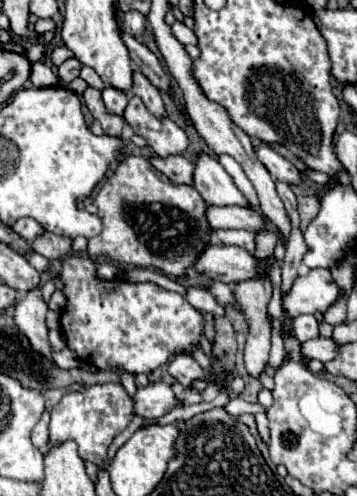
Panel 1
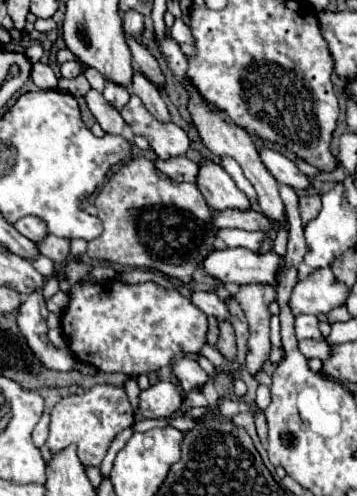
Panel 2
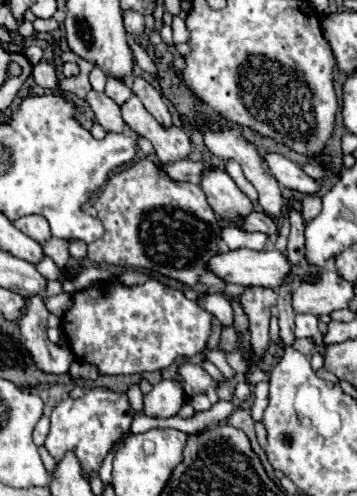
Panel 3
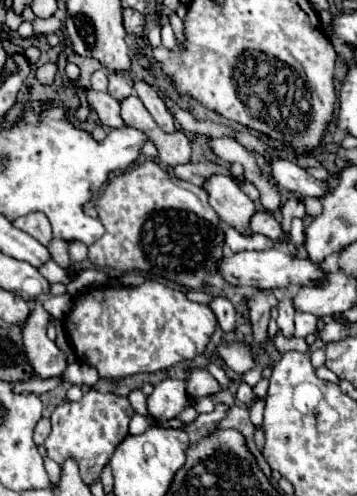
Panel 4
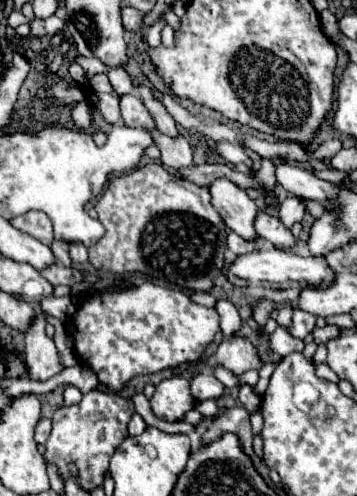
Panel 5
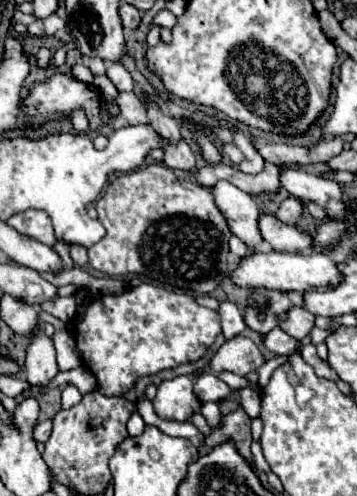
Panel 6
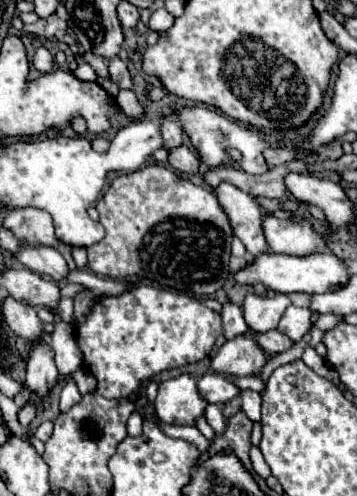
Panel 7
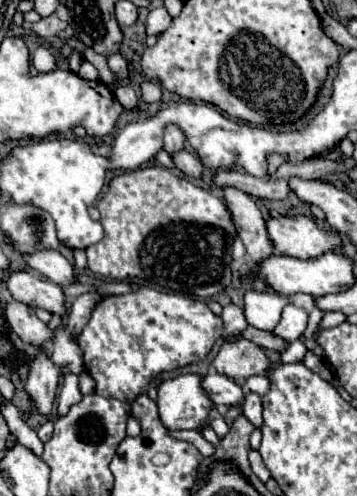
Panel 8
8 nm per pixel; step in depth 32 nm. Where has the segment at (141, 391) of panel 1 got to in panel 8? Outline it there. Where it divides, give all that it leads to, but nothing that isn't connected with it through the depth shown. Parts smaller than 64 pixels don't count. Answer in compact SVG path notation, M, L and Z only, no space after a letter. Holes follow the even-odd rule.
M182 374L158 388L160 420L168 430L200 430L210 426L210 410L216 406L202 388L200 374Z

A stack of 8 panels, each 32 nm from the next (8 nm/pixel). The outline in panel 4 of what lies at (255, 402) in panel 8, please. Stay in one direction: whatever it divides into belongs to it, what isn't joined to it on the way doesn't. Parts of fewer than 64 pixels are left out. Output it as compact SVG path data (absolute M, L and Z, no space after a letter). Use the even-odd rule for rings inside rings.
M244 382L238 386L238 400L240 400L242 404L246 404L248 408L252 408L252 404L256 402L256 396L254 396L252 388L250 388L248 384L244 384Z

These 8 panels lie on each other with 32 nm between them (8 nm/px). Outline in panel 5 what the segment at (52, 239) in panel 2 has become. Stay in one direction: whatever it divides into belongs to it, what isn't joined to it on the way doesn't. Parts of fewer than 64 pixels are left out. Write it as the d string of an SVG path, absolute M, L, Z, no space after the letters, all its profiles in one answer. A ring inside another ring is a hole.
M54 240L54 244L52 244L50 248L52 248L52 252L56 254L56 260L58 260L60 264L64 264L64 266L70 266L70 264L72 264L72 260L70 260L70 256L68 256L68 242Z

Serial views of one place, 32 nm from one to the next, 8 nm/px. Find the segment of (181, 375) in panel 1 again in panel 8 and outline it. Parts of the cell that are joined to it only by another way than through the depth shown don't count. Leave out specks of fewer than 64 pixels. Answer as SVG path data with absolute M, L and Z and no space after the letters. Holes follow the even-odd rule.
M212 372L204 378L204 388L208 388L208 394L212 396L212 400L216 400L216 406L222 408L242 404L244 400L244 390L240 388L240 384L218 372Z

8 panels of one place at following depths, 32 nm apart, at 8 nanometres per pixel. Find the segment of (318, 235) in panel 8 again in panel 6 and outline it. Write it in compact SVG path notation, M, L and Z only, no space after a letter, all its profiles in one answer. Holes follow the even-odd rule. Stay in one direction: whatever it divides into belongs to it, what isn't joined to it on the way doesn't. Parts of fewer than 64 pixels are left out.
M260 216L260 232L276 252L302 252L312 248L312 234L296 224L284 224L276 216Z

